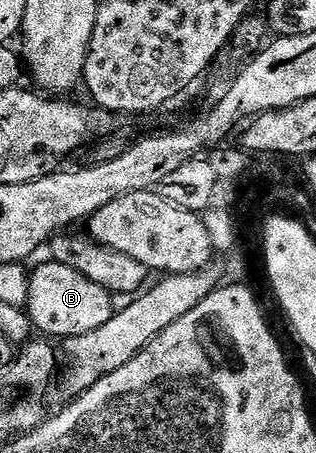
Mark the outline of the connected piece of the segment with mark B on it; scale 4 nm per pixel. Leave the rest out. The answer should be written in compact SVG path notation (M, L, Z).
M54 260L46 261L36 270L30 271L29 300L25 307L31 318L32 327L38 333L39 330L43 333L40 335L51 340L85 336L85 332L93 332L111 319L113 295L110 292L101 288L101 284L95 284L93 280L89 280L89 276L81 276L81 272L65 264Z

